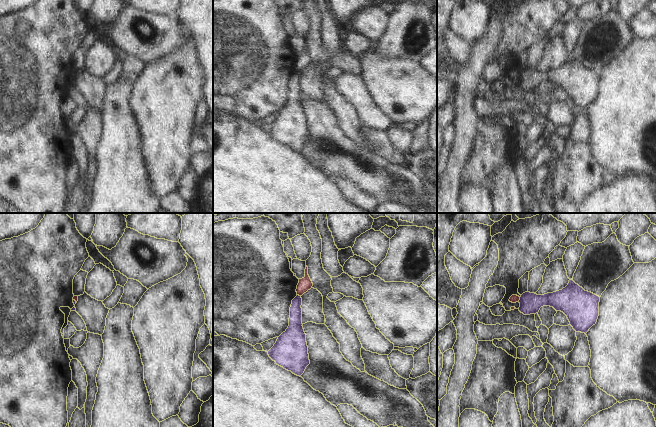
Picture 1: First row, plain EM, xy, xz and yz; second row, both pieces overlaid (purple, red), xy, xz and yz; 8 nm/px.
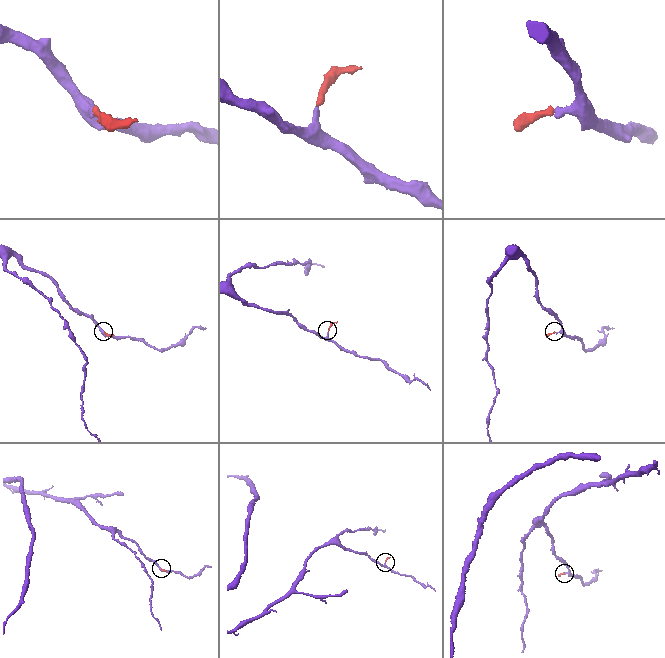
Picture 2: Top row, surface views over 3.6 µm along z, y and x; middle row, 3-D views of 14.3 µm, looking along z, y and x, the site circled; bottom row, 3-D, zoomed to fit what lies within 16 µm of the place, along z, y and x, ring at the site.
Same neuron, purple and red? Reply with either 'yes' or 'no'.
no

